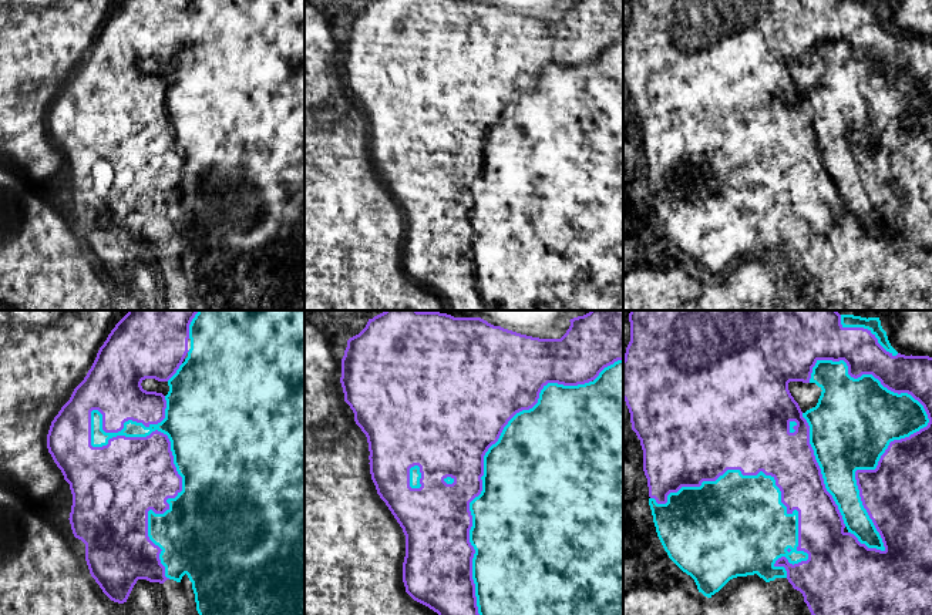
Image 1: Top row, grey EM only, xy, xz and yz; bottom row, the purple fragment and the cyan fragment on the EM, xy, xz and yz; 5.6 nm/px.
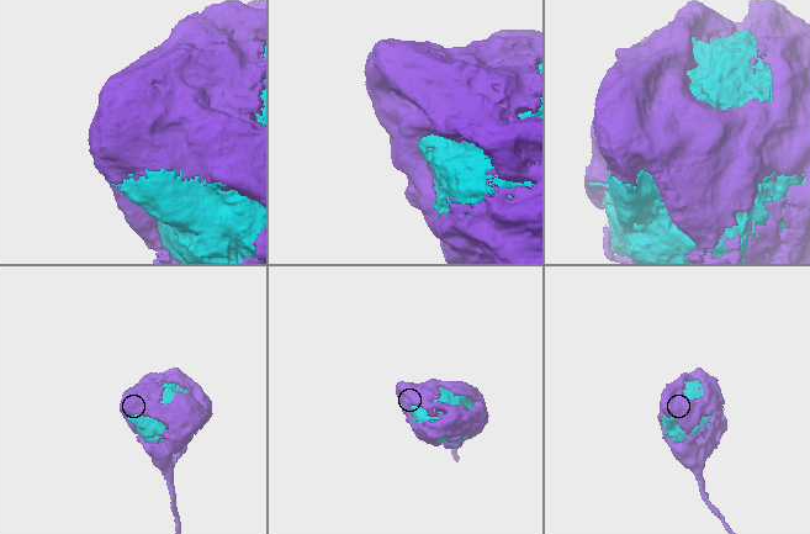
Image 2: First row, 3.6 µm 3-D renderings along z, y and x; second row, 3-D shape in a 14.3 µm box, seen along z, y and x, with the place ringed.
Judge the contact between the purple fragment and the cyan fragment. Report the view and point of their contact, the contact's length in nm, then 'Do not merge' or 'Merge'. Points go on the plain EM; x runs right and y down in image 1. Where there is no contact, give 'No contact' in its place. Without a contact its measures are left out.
Touches purple at xy (178, 155). Shared border 1050 nm. Merge

